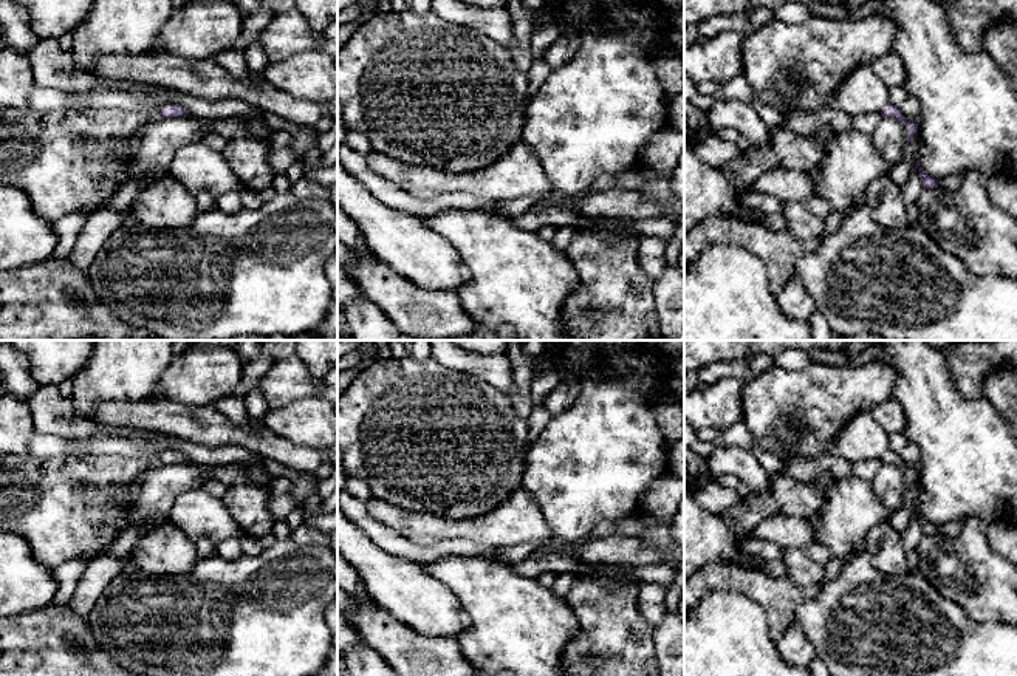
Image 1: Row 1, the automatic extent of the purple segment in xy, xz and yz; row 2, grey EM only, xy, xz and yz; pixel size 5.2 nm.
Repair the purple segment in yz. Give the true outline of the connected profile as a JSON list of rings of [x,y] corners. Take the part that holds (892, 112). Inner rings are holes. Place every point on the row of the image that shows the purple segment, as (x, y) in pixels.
[[[889,104],[882,111],[881,111],[882,118],[889,118],[889,119],[896,119],[902,124],[909,125],[909,136],[907,136],[907,144],[912,138],[918,136],[918,124],[916,121],[909,122],[907,118],[901,113],[901,110],[896,105]]]

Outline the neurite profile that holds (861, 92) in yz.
[[[870,65],[854,68],[837,87],[833,104],[842,111],[859,116],[881,113],[890,102],[889,88]]]

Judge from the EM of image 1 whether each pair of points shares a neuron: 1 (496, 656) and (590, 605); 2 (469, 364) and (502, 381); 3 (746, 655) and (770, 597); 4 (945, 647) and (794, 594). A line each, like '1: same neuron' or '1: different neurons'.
1: different neurons
2: same neuron
3: different neurons
4: different neurons

